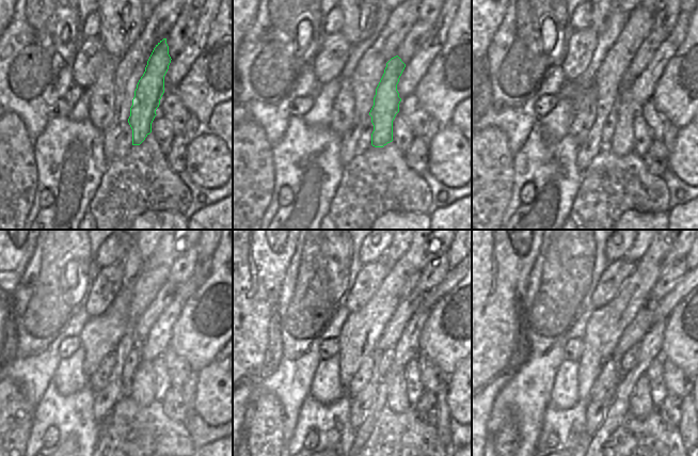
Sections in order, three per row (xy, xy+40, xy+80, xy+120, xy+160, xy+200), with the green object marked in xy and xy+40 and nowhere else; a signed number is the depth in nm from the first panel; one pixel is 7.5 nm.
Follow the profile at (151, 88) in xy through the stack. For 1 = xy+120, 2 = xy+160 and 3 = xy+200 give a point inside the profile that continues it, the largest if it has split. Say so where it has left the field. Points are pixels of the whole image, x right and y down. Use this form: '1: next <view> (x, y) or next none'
1: next xy+120 (142, 390)
2: next xy+160 (397, 401)
3: next xy+200 (640, 405)

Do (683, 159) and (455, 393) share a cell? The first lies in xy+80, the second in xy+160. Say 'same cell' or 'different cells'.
same cell

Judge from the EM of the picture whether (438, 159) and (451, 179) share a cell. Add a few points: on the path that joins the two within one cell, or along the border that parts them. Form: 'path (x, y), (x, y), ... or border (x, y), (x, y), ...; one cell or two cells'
path (443, 164), (451, 174); one cell

